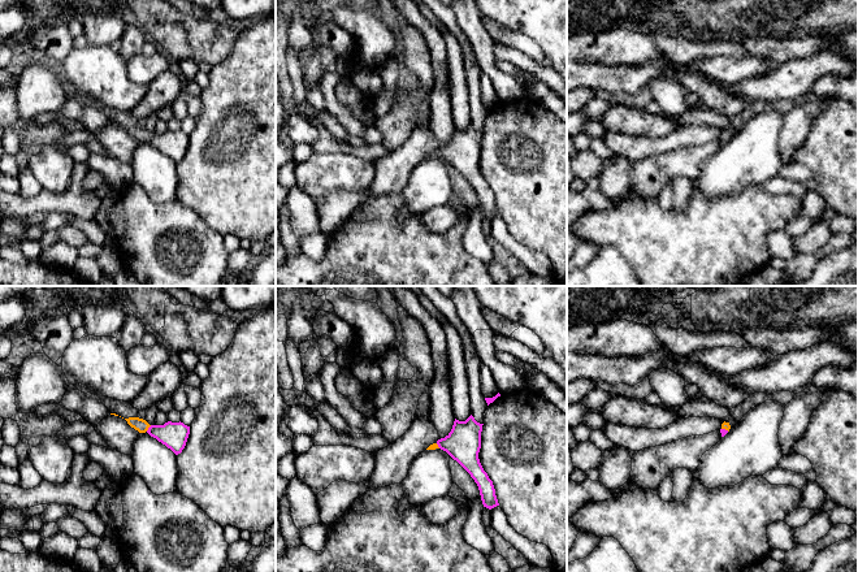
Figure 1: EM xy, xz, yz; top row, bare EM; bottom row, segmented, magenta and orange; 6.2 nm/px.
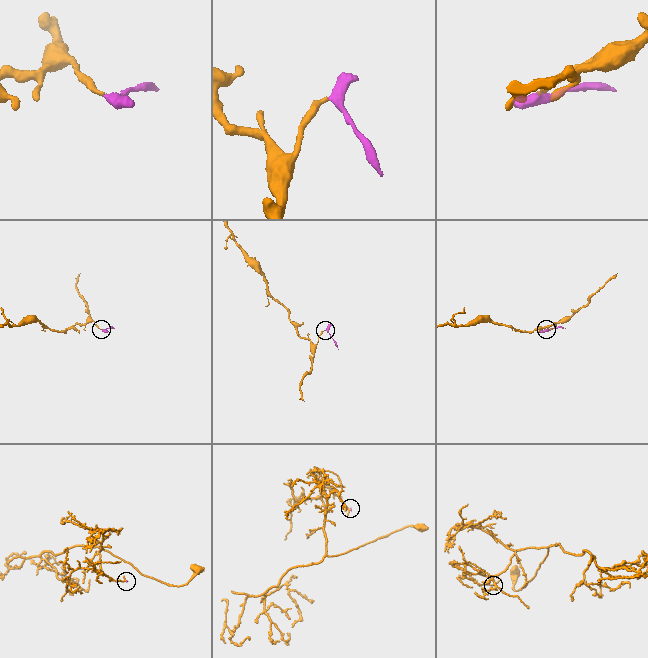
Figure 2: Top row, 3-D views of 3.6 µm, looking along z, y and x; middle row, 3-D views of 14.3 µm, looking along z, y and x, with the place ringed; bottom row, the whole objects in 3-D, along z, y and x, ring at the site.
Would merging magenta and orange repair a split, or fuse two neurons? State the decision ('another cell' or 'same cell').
same cell

